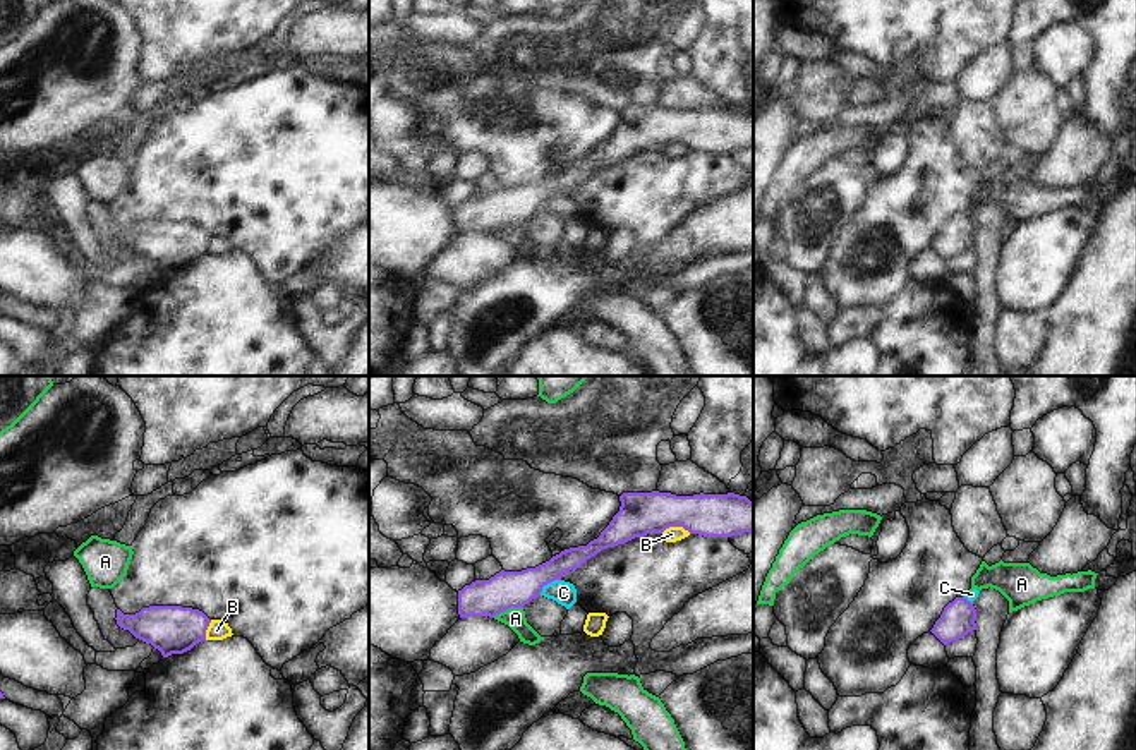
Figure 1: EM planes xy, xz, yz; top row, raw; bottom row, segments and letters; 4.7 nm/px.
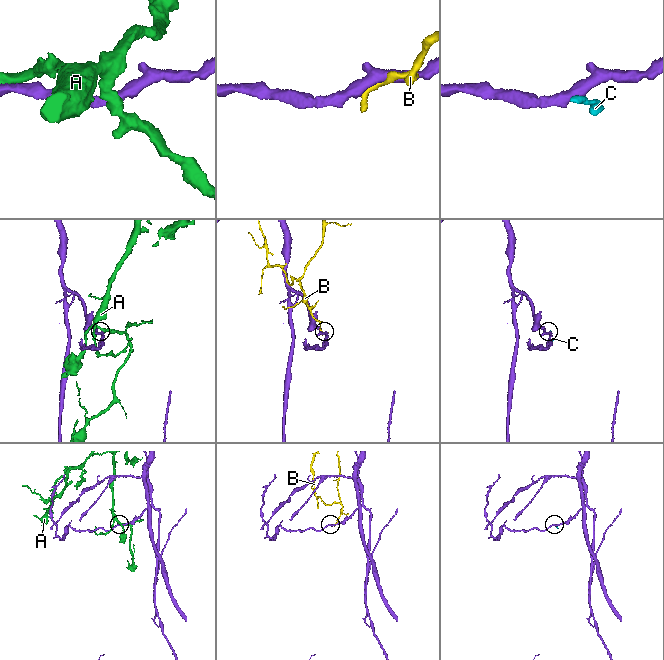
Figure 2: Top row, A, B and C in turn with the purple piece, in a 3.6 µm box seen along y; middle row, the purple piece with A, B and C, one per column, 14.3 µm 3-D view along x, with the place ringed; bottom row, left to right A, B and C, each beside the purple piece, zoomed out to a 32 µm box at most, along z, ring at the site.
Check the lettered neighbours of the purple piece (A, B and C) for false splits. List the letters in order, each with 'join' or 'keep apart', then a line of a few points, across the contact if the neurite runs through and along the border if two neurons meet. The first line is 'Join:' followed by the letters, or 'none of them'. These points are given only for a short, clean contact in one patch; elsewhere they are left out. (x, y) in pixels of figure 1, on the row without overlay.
Join: none of them
A: keep apart; line xz (522, 222), (512, 222), (493, 232)
B: keep apart
C: keep apart; line xz (560, 194), (546, 199), (539, 210)

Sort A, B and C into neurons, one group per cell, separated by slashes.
A / B / C

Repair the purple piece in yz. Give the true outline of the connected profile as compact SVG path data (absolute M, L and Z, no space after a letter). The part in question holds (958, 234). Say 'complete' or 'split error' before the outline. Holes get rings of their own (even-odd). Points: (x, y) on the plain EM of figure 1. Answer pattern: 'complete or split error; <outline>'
complete; M964 211L949 218L930 245L944 261L976 245L976 225Z

